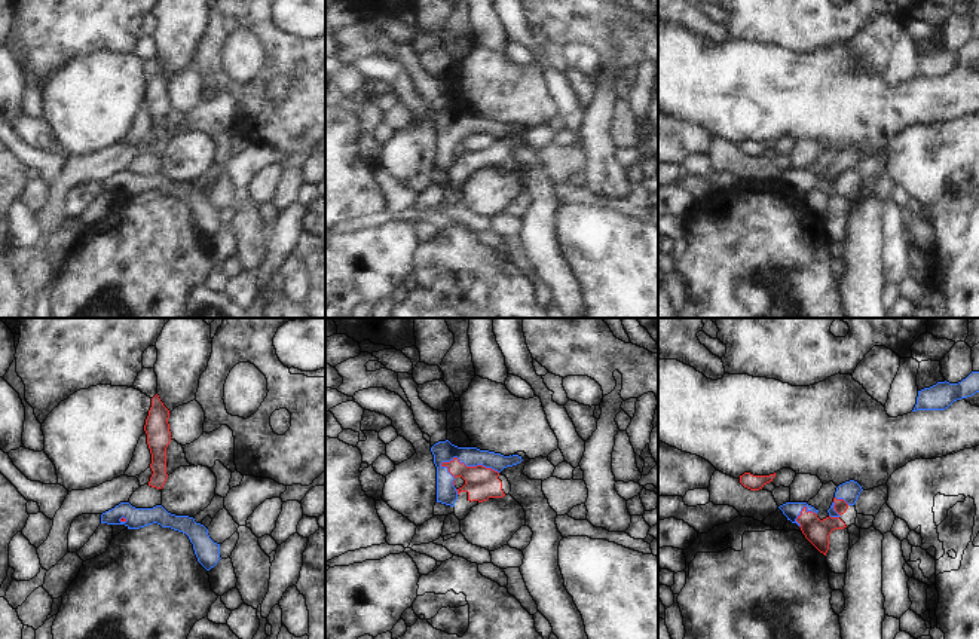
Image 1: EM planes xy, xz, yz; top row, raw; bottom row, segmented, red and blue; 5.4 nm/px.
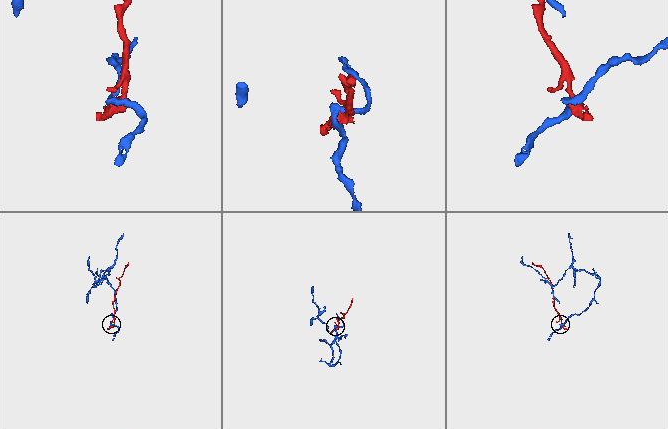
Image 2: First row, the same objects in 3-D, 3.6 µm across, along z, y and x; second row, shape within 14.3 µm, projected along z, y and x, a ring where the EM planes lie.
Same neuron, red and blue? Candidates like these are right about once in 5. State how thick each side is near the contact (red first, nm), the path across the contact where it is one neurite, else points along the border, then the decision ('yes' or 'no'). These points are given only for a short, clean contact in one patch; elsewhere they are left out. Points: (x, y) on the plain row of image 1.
calibres 180 and 110 nm; border xz (440, 131), (456, 125), (467, 133), (485, 133), (498, 140); no

